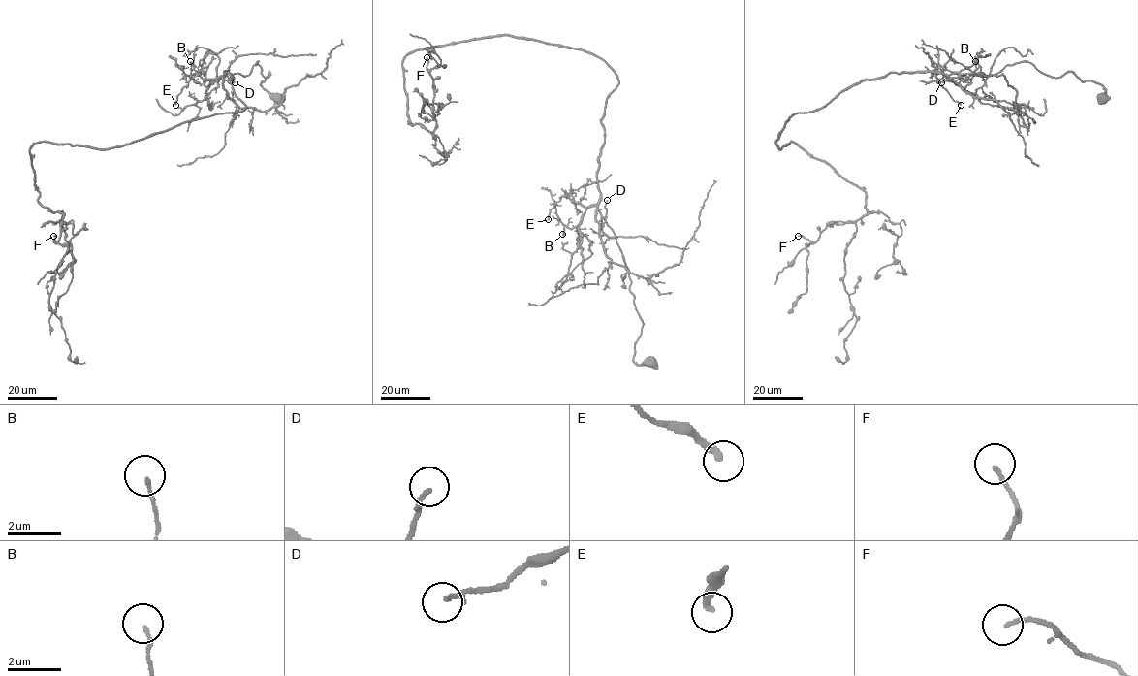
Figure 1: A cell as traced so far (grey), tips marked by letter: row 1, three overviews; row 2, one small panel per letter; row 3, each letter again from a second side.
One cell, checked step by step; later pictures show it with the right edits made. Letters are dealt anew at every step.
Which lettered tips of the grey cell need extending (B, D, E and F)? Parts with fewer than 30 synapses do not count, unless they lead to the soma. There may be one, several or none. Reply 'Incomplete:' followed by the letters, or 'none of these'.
Incomplete: none of these

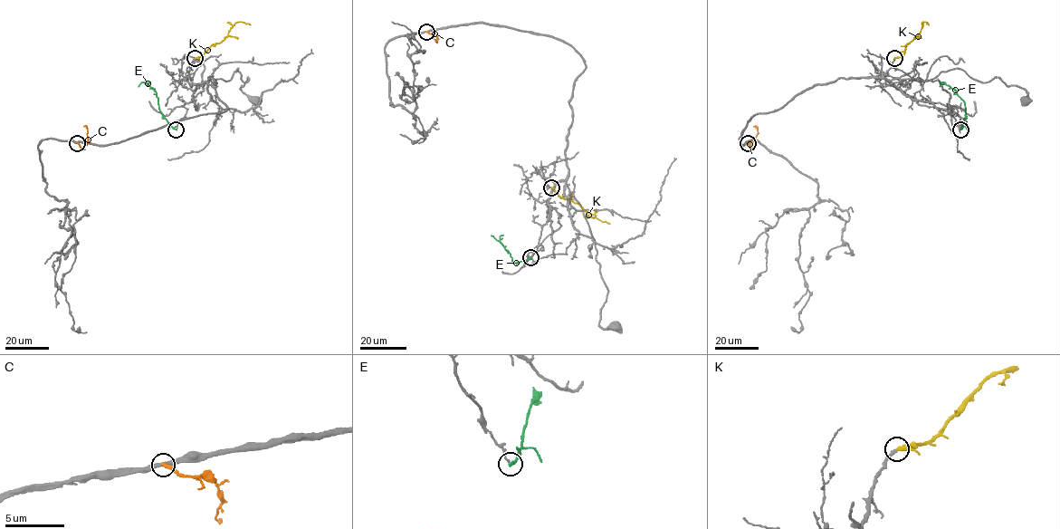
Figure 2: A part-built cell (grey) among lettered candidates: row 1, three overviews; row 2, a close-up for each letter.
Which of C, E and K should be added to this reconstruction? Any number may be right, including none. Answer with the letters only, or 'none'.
K

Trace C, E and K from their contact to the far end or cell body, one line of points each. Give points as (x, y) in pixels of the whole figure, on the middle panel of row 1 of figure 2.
C: (425, 32), (435, 33), (437, 42), (433, 37)
E: (531, 257), (512, 263), (509, 253), (491, 235)
K: (551, 187), (559, 197), (578, 204), (587, 216), (610, 224)

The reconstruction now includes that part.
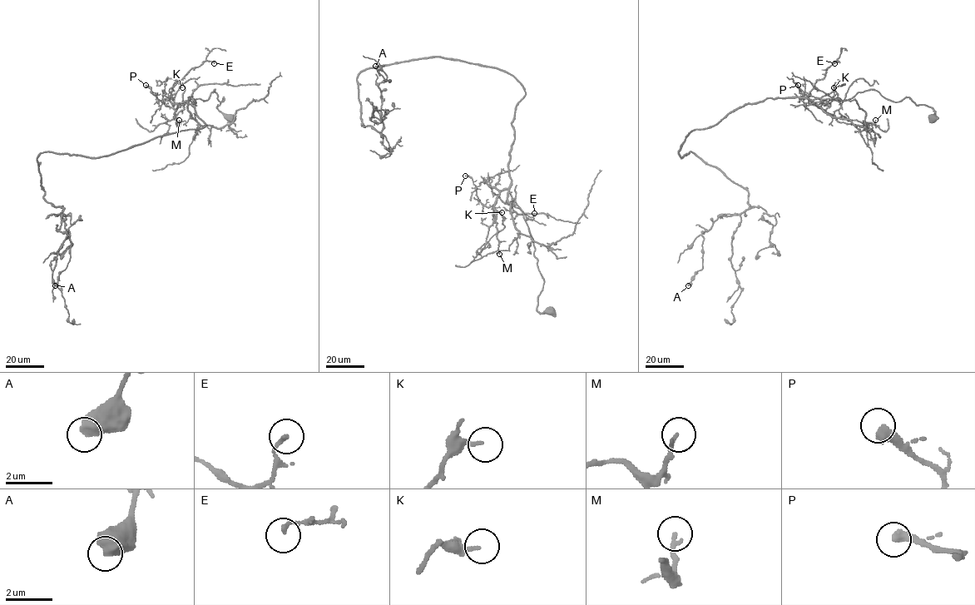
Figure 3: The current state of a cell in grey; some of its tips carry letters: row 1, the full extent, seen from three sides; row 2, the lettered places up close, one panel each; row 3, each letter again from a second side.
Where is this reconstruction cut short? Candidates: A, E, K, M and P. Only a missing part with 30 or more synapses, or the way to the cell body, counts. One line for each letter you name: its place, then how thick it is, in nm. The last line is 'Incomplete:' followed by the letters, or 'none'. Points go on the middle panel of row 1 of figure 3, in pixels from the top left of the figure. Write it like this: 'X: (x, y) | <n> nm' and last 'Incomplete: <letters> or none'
Incomplete: none

